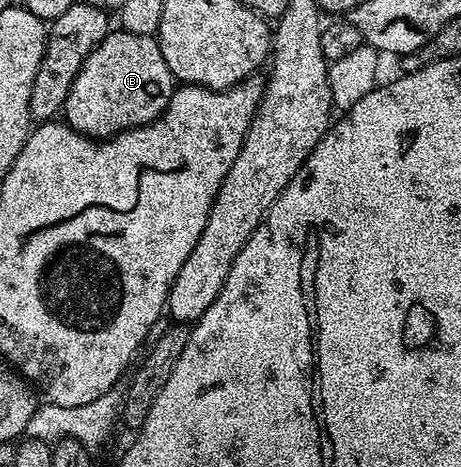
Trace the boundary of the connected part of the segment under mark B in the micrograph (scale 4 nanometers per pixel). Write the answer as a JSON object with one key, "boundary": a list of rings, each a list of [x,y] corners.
{"boundary":[[[109,31],[108,37],[93,48],[80,68],[78,78],[64,103],[63,119],[83,136],[107,140],[129,128],[140,128],[164,113],[174,91],[174,77],[162,58],[156,36]]]}

